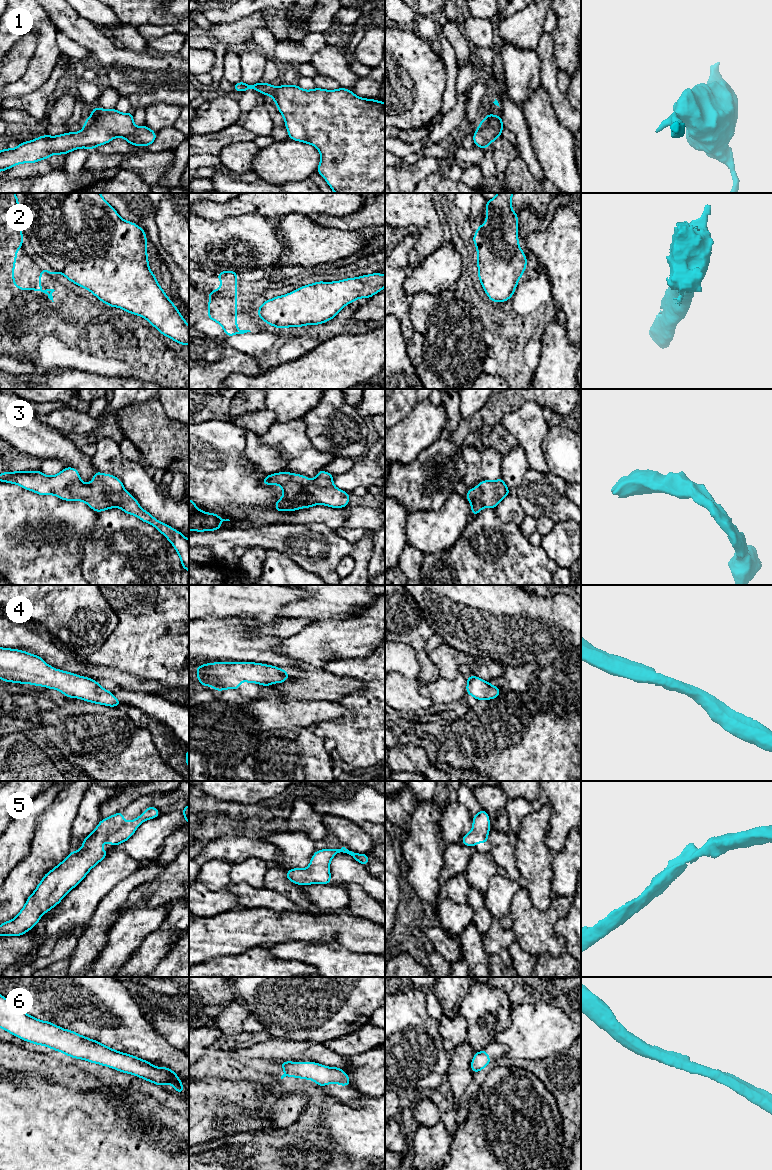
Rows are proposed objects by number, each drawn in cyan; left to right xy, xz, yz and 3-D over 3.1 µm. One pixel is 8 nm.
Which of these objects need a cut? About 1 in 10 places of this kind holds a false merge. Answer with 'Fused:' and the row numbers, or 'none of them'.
Fused: none of them

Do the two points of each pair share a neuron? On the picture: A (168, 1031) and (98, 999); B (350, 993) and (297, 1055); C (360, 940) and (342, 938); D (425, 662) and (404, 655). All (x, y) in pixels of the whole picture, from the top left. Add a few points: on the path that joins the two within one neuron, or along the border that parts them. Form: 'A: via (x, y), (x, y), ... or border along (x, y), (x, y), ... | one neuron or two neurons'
A: border along (139, 1006), (149, 1024), (166, 1040) | two neurons
B: border along (286, 1039), (322, 1042) | two neurons
C: via (356, 938), (346, 938) | one neuron
D: border along (416, 651), (419, 664), (418, 677) | two neurons

